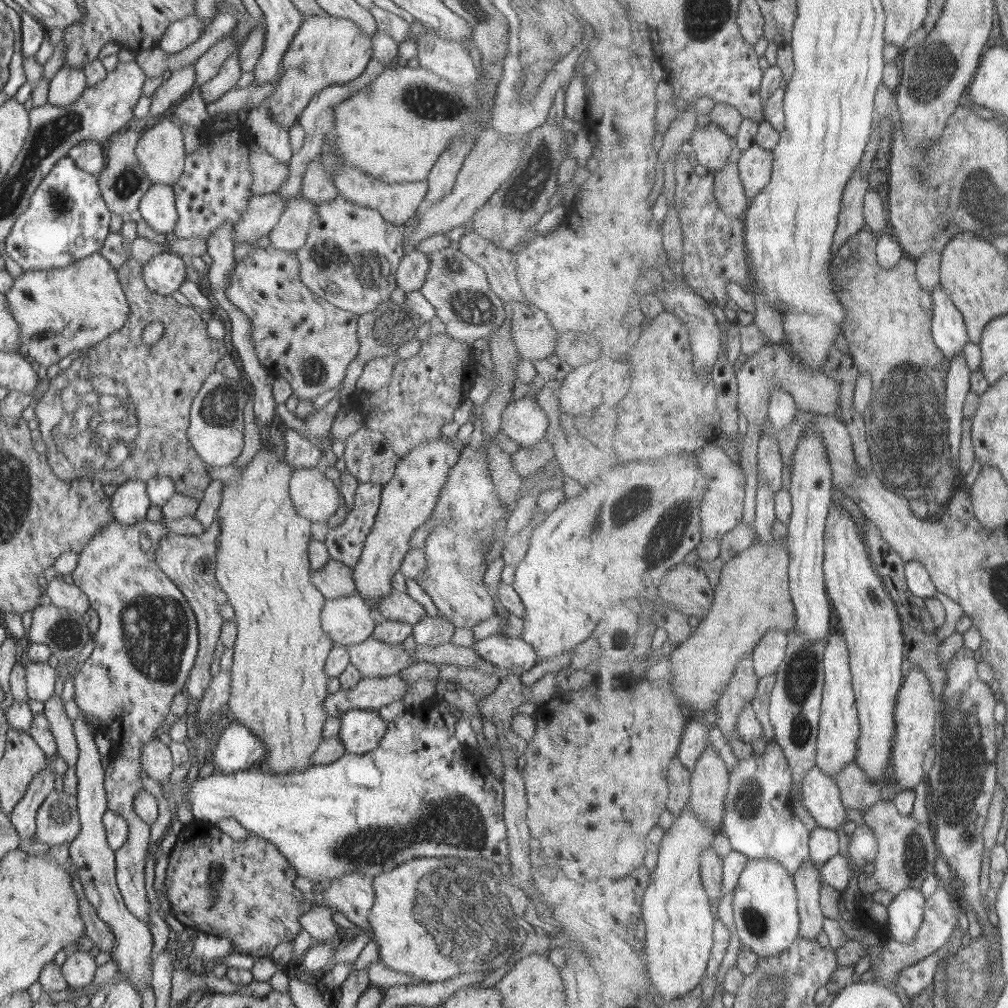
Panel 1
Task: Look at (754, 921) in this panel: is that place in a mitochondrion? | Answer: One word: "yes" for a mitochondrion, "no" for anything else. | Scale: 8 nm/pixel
yes

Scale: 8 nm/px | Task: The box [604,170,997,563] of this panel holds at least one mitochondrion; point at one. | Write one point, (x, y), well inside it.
(909, 435)

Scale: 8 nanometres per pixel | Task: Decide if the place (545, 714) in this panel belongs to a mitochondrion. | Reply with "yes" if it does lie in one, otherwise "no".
no

